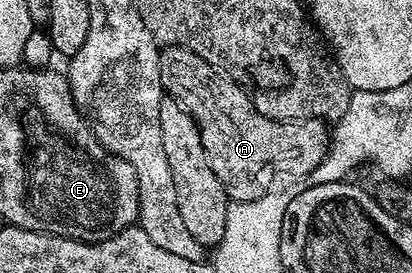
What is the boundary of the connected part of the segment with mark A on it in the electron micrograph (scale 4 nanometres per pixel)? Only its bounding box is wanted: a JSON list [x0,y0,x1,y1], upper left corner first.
[160,46,330,201]

